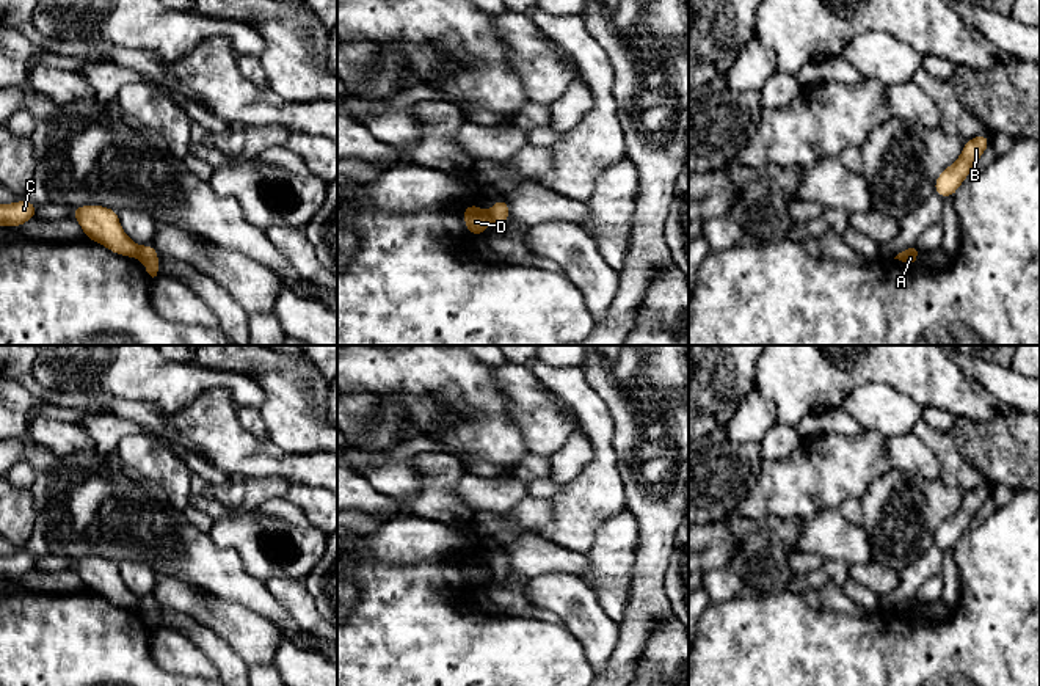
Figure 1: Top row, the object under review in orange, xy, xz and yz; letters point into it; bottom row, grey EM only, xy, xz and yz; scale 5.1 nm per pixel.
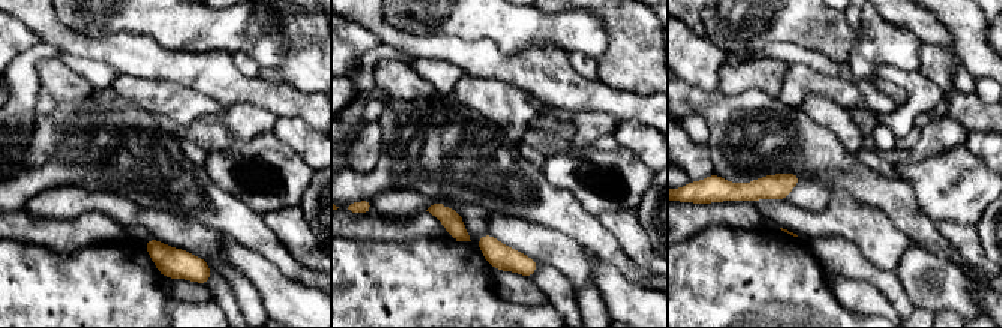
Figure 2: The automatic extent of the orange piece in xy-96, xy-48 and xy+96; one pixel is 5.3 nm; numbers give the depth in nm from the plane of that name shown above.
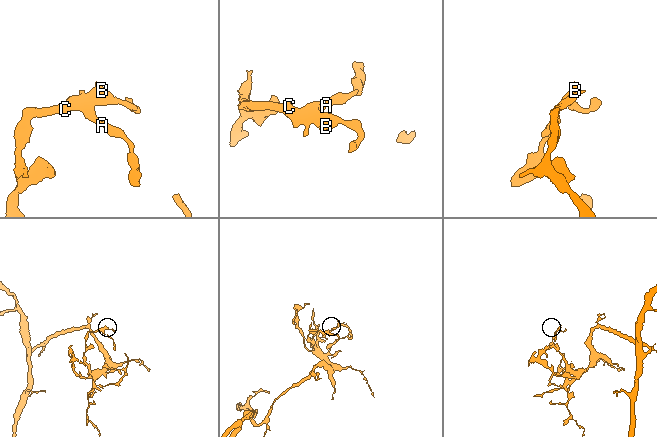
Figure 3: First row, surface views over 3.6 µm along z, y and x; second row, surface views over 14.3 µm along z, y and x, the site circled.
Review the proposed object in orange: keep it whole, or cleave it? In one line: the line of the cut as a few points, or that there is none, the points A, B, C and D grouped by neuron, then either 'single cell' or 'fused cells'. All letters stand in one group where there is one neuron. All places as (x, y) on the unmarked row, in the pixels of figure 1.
cut xy (140, 600), (137, 608); groups A / B C D; fused cells

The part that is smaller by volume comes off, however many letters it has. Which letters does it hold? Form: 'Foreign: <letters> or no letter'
Foreign: A

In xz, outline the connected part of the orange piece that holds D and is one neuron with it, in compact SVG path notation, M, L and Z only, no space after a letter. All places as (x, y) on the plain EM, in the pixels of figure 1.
M475 554L464 559L463 571L464 571L467 582L474 589L482 587L491 576L489 565L482 562Z

